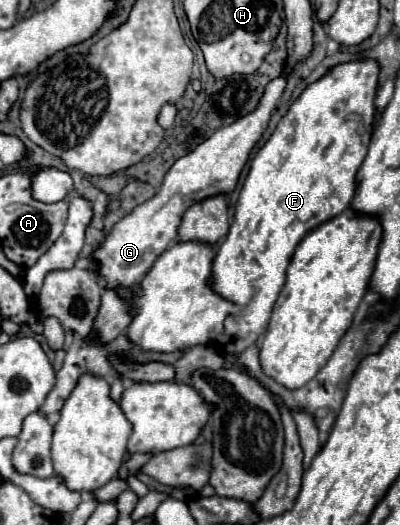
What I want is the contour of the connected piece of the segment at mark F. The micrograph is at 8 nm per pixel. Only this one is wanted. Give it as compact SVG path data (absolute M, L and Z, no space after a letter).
M346 62L334 66L324 78L310 84L300 98L290 106L288 114L278 122L270 140L258 150L250 164L248 178L240 190L234 208L234 218L226 240L218 246L212 262L210 288L228 302L240 306L238 314L224 320L224 332L218 336L218 352L224 358L234 358L250 348L266 330L278 292L286 280L286 266L300 240L318 224L342 214L356 190L356 172L366 156L370 132L374 124L374 98L378 90L378 62Z

